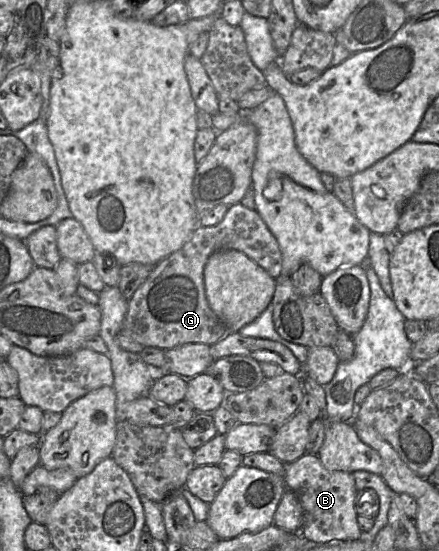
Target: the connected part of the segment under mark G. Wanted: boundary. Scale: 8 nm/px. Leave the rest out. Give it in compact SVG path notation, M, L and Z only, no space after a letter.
M241 203L228 207L224 219L215 226L199 225L176 252L162 259L128 300L122 332L144 347L172 349L187 343L215 344L229 332L209 306L204 286L204 268L209 257L222 249L243 252L274 279L282 274L282 252L275 236L259 213Z

